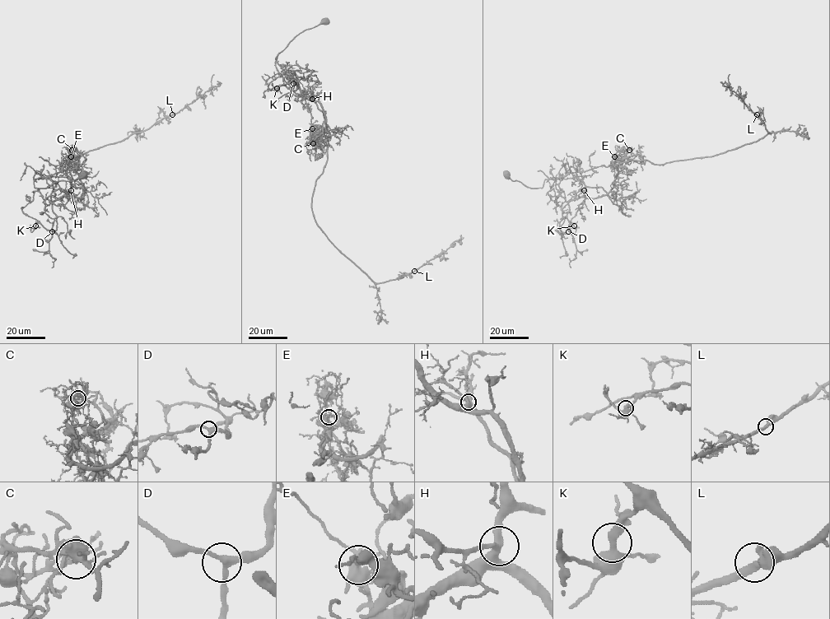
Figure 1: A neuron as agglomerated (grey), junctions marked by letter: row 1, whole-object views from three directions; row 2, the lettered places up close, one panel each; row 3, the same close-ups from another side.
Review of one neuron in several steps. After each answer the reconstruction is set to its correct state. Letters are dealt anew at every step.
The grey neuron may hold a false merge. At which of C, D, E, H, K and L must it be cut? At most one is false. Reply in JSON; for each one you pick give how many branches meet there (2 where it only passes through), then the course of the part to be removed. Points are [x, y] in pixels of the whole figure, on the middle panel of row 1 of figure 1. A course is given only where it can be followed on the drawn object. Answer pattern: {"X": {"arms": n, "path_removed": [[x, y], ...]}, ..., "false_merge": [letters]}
{"C": {"arms": 3, "path_removed": [[313, 144], [325, 116], [298, 81], [267, 90], [264, 98]]}, "false_merge": ["C"]}

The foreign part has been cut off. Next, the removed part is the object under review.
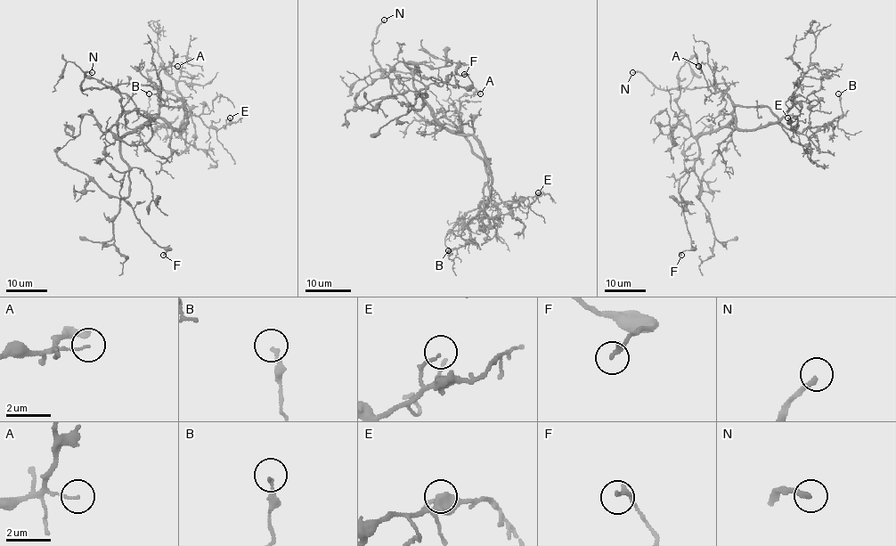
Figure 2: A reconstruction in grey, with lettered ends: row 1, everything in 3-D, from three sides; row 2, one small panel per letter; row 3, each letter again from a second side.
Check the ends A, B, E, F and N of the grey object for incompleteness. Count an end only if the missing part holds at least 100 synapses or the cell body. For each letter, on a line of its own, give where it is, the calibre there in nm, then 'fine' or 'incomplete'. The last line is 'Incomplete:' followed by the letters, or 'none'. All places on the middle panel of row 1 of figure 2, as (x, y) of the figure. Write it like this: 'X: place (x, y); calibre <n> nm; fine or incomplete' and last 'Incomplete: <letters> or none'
A: place (480, 93); calibre 80 nm; fine
B: place (448, 250); calibre 150 nm; fine
E: place (538, 192); calibre 110 nm; fine
F: place (464, 74); calibre 220 nm; fine
N: place (384, 20); calibre 240 nm; incomplete
Incomplete: N

